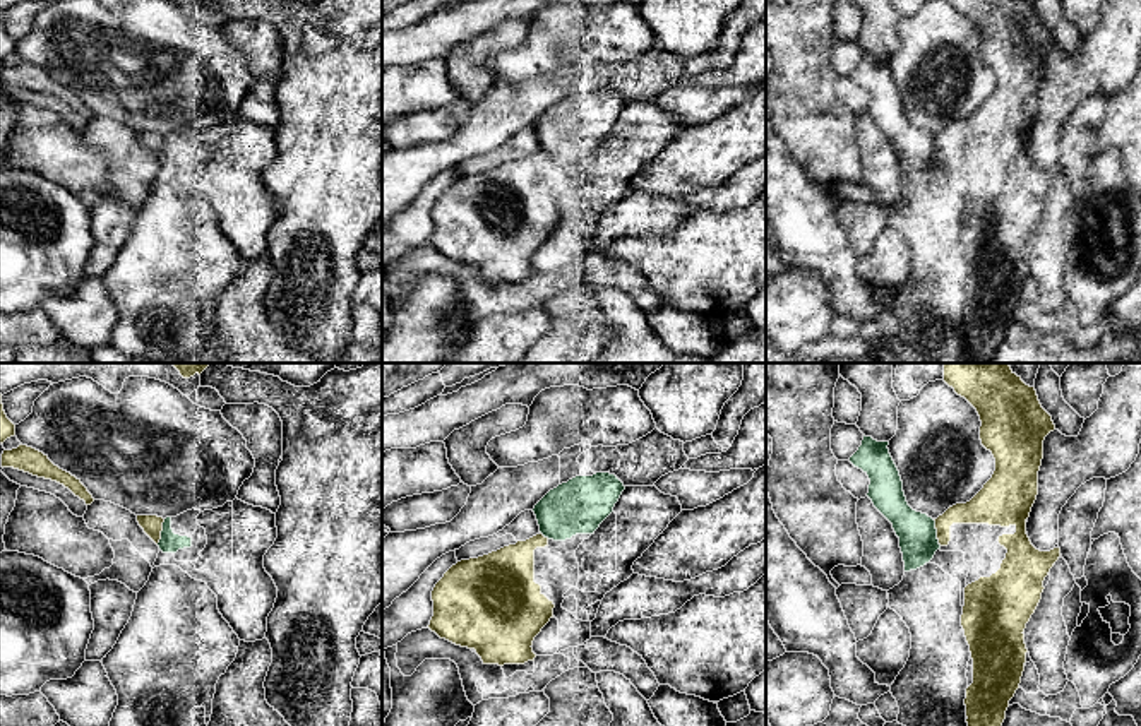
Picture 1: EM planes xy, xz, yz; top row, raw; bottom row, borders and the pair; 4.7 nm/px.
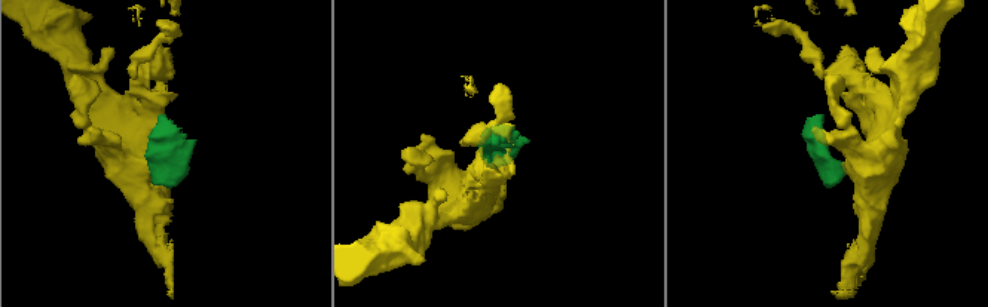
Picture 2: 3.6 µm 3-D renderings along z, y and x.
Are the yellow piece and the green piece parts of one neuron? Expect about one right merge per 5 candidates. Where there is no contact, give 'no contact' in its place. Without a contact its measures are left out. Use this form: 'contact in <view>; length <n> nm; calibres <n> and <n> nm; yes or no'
contact in yz; length 130 nm; calibres 150 and 180 nm; no

